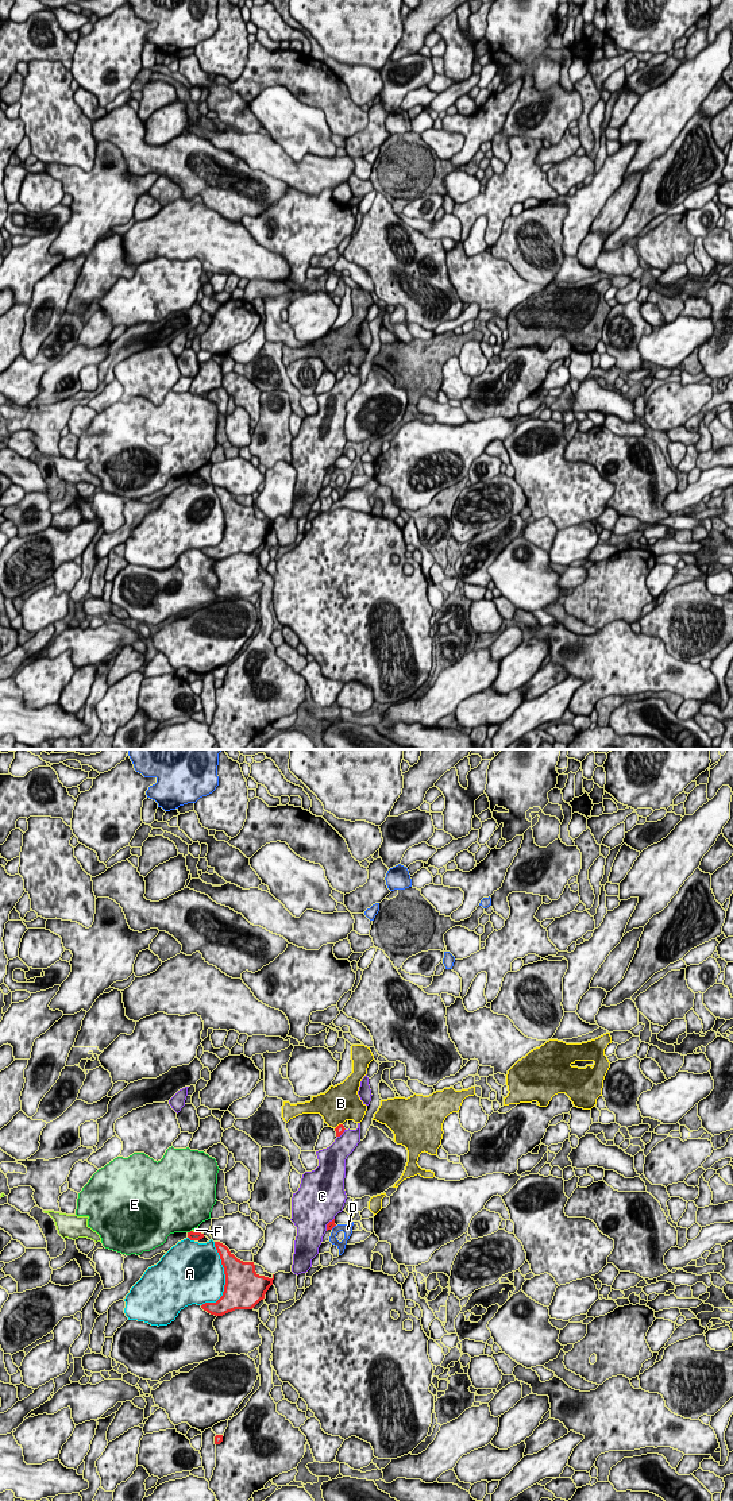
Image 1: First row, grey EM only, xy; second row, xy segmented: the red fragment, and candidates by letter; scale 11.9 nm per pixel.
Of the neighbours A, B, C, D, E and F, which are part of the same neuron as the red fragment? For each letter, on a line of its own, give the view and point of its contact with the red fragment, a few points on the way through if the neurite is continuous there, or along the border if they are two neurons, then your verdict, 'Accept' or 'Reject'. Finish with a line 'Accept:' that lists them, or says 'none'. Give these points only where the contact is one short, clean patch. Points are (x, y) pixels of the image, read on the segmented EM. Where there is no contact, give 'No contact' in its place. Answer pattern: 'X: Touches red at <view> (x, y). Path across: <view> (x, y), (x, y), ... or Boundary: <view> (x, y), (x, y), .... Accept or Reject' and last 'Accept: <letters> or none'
A: Touches red at xy (226, 1278). Reject
B: Touches red at xy (338, 1126). Reject
C: Touches red at xy (327, 1224). Reject
D: Touches red at xy (332, 1227). Boundary: xy (335, 1224), (331, 1229). Reject
E: Touches red at xy (191, 1231). Reject
F: Touches red at xy (196, 1233). Boundary: xy (192, 1230), (199, 1231). Reject
Accept: none

